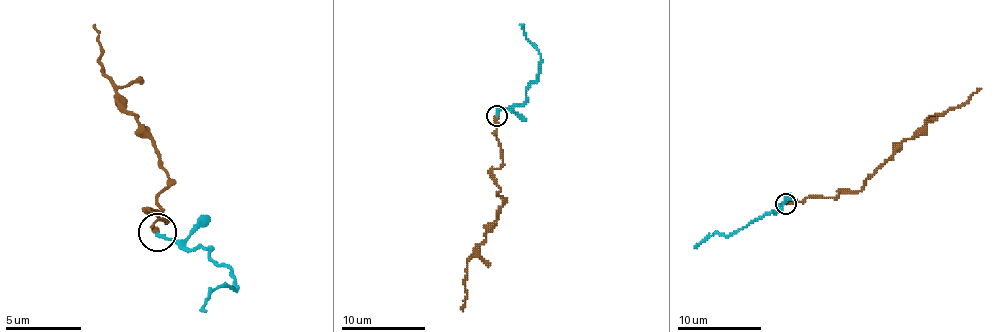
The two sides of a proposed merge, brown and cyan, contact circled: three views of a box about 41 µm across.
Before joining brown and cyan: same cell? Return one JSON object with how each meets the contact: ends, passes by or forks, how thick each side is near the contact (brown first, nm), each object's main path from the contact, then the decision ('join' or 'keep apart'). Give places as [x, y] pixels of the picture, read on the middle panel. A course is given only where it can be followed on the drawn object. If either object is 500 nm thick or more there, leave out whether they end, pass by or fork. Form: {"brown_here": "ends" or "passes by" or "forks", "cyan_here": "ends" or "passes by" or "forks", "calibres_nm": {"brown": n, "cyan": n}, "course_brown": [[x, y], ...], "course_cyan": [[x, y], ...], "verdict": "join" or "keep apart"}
{"brown_here": "ends", "cyan_here": "ends", "calibres_nm": {"brown": 220, "cyan": 160}, "course_brown": [[496, 116], [494, 135], [503, 164], [492, 171], [492, 179], [503, 200], [498, 219], [467, 263], [463, 311]], "course_cyan": [[496, 116], [503, 108], [523, 102], [526, 89], [538, 74], [540, 53], [521, 24]], "verdict": "join"}

